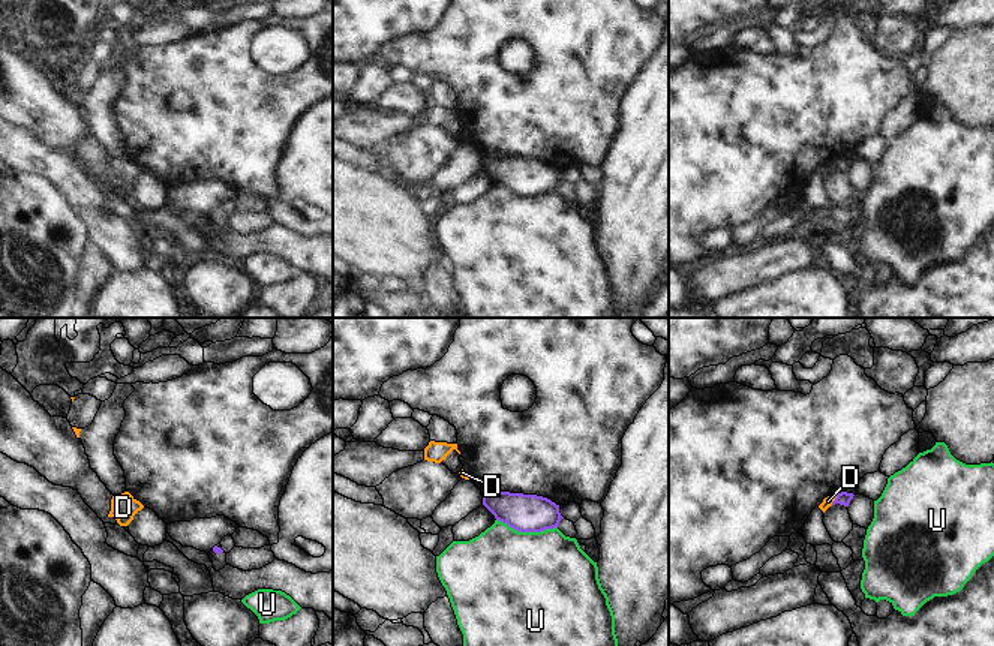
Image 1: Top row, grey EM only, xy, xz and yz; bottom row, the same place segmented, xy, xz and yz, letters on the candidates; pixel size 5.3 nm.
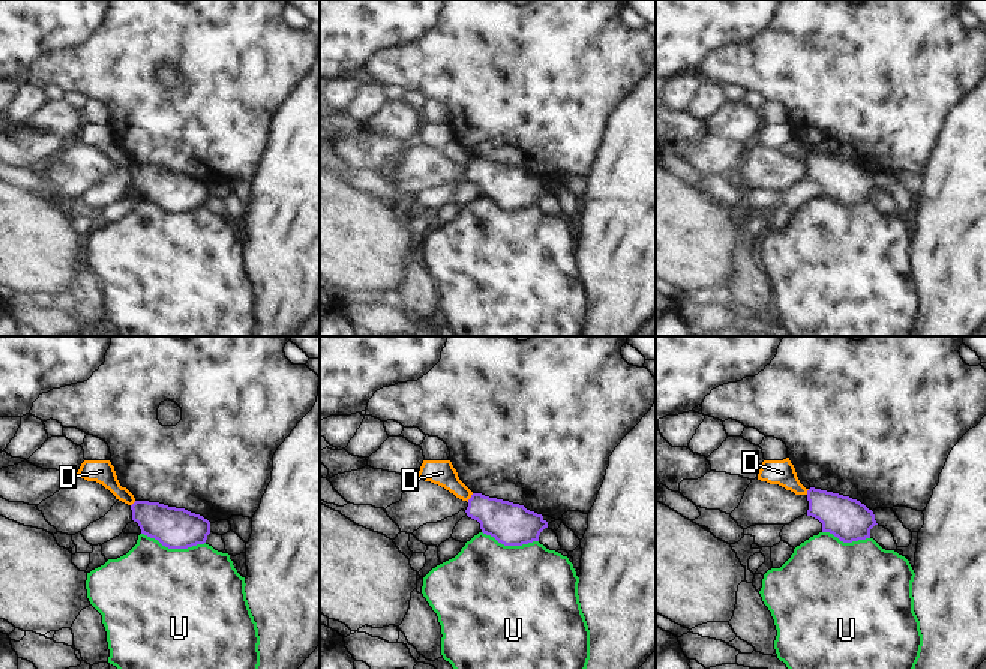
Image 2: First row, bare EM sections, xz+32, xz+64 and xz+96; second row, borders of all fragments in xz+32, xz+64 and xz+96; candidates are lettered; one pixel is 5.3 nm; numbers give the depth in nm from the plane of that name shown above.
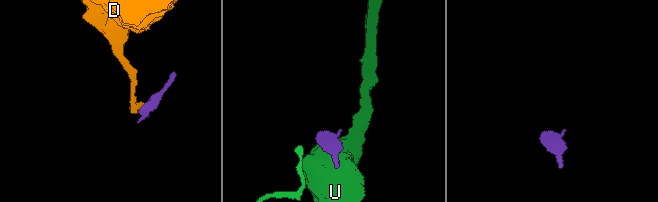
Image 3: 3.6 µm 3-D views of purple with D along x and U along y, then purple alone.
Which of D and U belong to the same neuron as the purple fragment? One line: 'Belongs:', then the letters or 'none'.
Belongs: none

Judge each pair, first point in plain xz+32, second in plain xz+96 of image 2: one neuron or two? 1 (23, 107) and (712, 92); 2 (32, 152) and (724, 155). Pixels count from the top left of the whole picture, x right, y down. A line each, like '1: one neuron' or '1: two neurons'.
1: one neuron
2: one neuron

